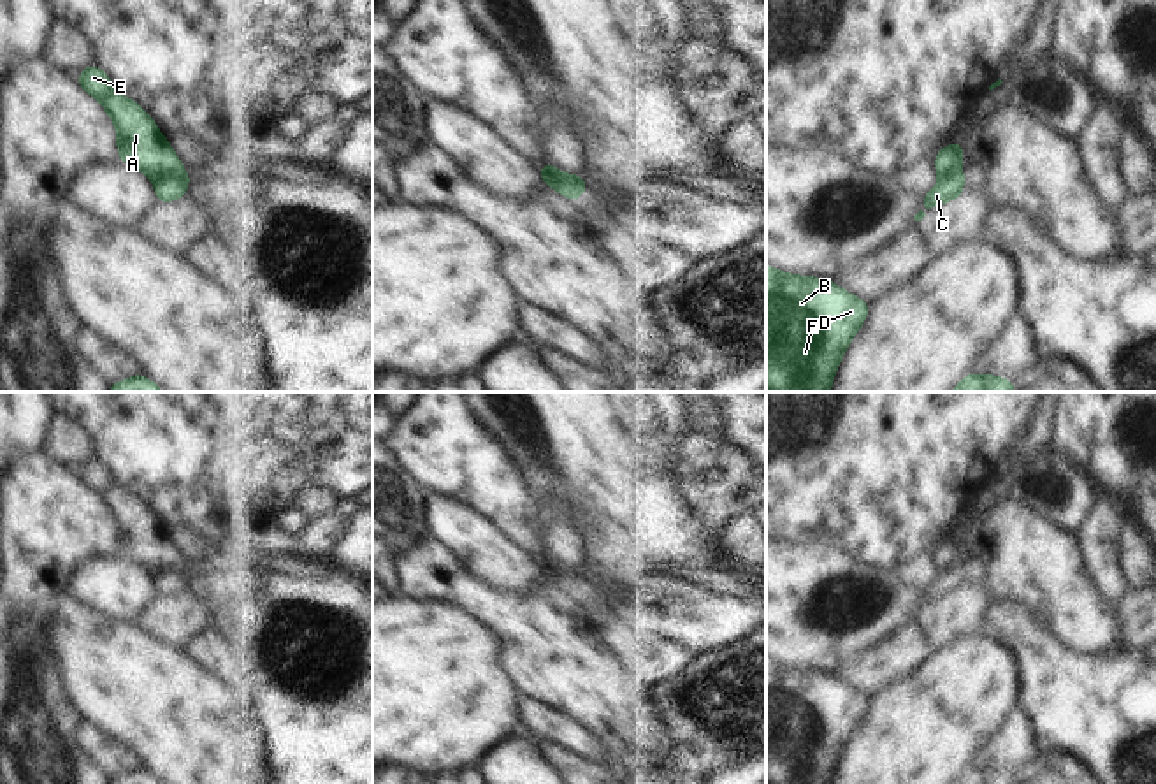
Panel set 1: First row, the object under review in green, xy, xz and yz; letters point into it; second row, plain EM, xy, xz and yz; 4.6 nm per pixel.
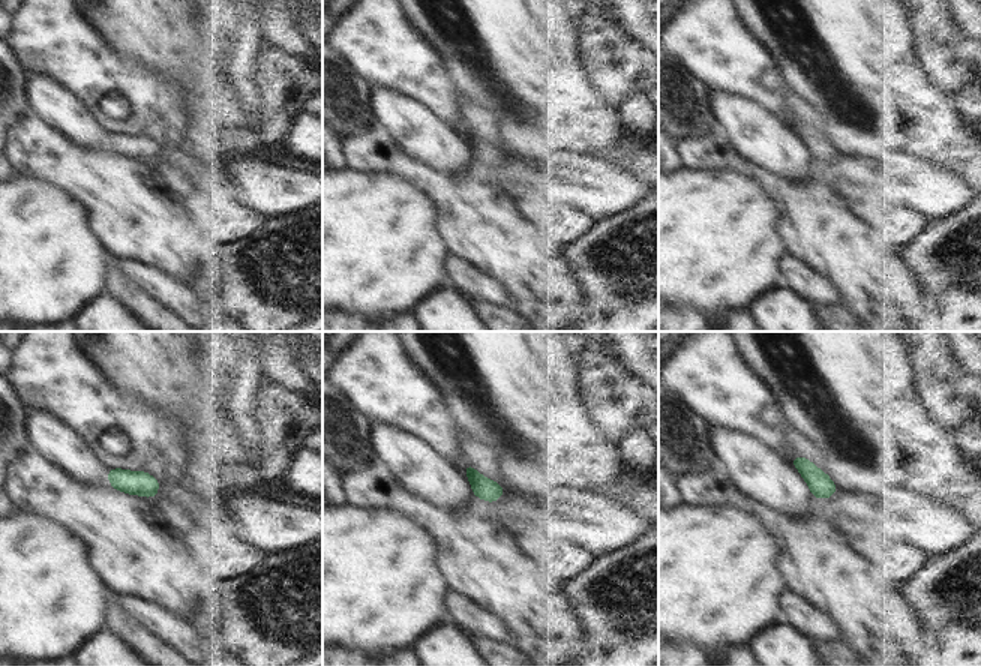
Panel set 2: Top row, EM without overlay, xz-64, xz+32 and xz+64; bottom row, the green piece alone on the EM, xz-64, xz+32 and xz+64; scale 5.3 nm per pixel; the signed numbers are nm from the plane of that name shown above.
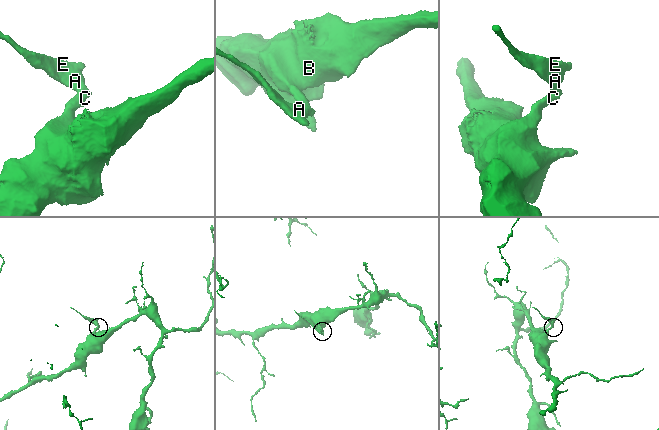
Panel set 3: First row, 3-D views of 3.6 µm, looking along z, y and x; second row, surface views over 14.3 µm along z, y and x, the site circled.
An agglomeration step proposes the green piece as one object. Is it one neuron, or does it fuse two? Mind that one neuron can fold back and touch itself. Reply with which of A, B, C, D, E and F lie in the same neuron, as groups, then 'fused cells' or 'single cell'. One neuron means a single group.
A E / B C D F | fused cells

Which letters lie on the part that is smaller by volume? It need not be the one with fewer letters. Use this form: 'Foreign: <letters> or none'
Foreign: A, E

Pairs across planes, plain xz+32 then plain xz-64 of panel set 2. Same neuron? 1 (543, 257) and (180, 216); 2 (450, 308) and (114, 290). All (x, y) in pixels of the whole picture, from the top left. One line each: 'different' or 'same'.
1: same
2: different

